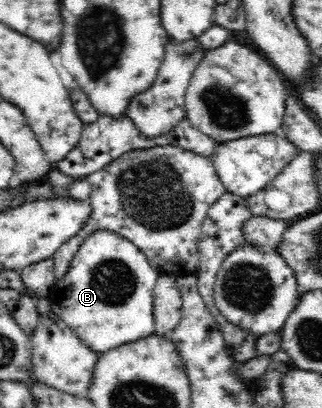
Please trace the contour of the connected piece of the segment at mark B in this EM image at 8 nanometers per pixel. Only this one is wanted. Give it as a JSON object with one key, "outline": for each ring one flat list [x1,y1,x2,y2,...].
{"outline":[[109,230,90,233,72,257,65,275,50,288,52,311,78,335,89,349,99,354,123,344,149,337,155,331,153,291,161,271,153,268,147,256,131,240]]}

